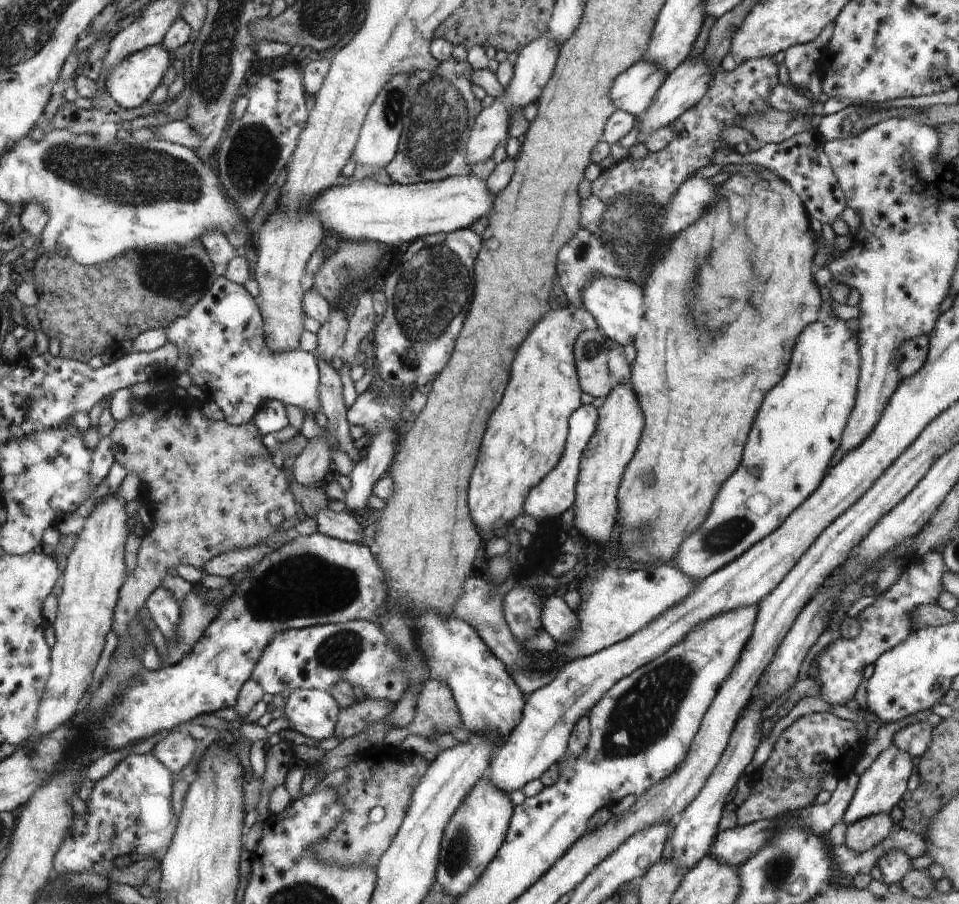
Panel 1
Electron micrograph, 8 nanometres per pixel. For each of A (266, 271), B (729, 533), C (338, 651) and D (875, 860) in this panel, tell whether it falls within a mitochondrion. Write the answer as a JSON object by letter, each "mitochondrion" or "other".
{"A":"other","B":"mitochondrion","C":"mitochondrion","D":"other"}

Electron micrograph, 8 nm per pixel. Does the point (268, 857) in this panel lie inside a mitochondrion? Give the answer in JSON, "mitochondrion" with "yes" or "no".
{"mitochondrion":"no"}

